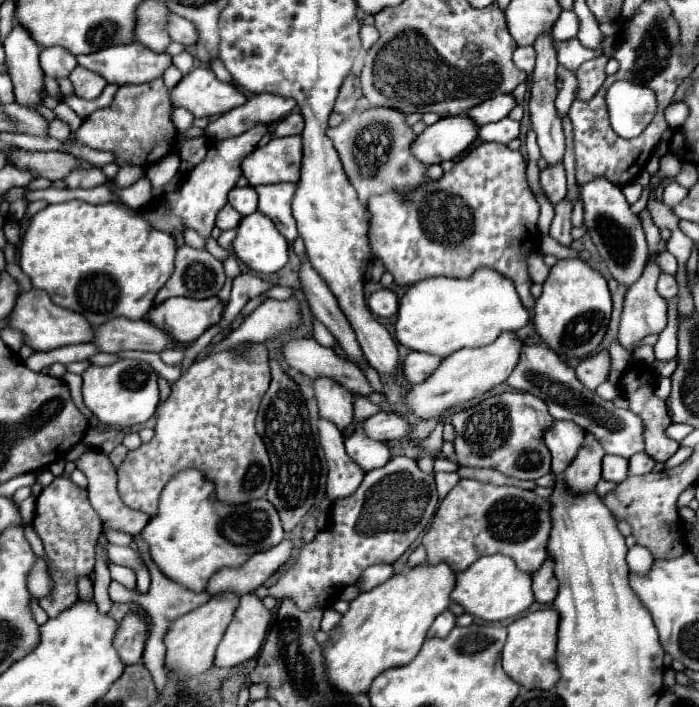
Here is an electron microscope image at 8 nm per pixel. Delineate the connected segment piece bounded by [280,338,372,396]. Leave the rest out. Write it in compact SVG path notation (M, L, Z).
M290 338L280 350L286 364L308 378L330 376L342 382L342 386L348 386L352 394L368 396L372 392L364 372L356 364L338 358L332 348L320 346L314 338Z

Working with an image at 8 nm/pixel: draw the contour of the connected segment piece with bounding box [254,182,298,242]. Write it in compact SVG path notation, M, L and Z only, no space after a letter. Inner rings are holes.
M268 184L256 186L258 194L258 210L276 222L276 228L290 240L298 236L296 220L292 216L292 196L296 192L296 184Z

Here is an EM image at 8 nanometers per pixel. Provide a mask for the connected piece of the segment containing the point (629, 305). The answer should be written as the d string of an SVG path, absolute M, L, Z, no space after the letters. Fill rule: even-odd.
M648 264L644 274L628 288L624 298L624 310L620 320L620 332L618 332L619 343L627 350L632 351L633 345L650 334L660 334L668 324L666 314L666 300L656 294L656 282L658 282L658 268L654 264Z

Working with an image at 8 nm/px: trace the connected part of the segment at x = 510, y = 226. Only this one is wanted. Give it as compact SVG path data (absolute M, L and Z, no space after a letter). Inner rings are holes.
M482 142L464 158L460 158L440 180L424 182L408 194L388 192L382 196L372 196L368 208L372 212L372 254L386 264L398 286L410 286L430 276L470 278L478 268L492 268L516 284L520 300L528 310L532 310L536 300L530 294L532 278L528 274L526 260L540 240L540 232L536 228L538 202L528 188L526 160L520 152L512 152L504 144Z

